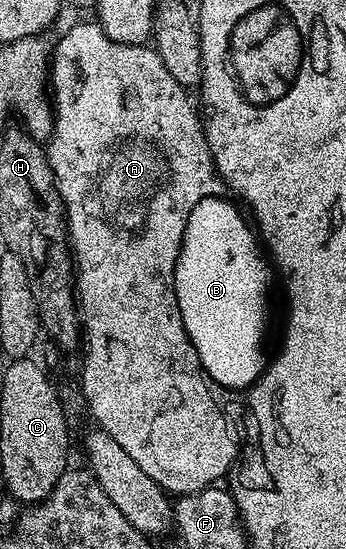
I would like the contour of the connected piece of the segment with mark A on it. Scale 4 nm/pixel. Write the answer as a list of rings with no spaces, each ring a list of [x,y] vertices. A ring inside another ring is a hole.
[[[77,22],[59,39],[50,52],[50,100],[54,105],[54,119],[52,135],[46,141],[46,151],[60,201],[64,204],[64,212],[68,217],[69,243],[76,249],[80,262],[80,285],[84,302],[78,307],[82,317],[84,365],[80,368],[78,379],[88,403],[86,412],[91,419],[92,416],[96,419],[95,427],[110,434],[110,438],[114,438],[114,442],[118,442],[118,446],[122,446],[122,450],[126,450],[126,454],[130,454],[130,458],[134,458],[134,462],[138,462],[138,466],[142,466],[142,470],[146,470],[146,474],[150,474],[150,478],[154,478],[154,482],[158,482],[158,486],[165,492],[177,497],[200,492],[204,488],[213,487],[224,475],[225,479],[238,460],[237,441],[235,444],[228,437],[228,424],[212,397],[213,385],[205,375],[199,356],[183,328],[182,315],[178,310],[178,302],[175,301],[174,272],[187,219],[198,206],[198,202],[219,193],[219,188],[222,188],[222,181],[216,175],[216,163],[212,160],[208,139],[204,133],[202,116],[194,100],[192,105],[192,100],[188,97],[189,89],[178,83],[170,70],[166,70],[166,62],[162,62],[155,47],[112,41],[99,22]]]

